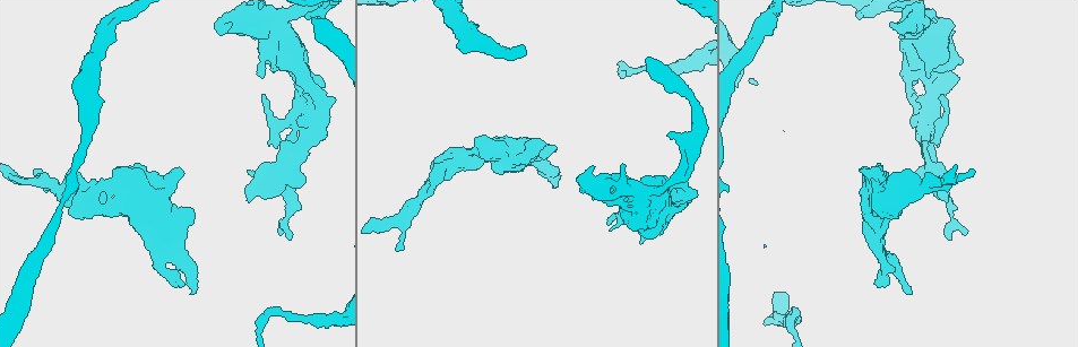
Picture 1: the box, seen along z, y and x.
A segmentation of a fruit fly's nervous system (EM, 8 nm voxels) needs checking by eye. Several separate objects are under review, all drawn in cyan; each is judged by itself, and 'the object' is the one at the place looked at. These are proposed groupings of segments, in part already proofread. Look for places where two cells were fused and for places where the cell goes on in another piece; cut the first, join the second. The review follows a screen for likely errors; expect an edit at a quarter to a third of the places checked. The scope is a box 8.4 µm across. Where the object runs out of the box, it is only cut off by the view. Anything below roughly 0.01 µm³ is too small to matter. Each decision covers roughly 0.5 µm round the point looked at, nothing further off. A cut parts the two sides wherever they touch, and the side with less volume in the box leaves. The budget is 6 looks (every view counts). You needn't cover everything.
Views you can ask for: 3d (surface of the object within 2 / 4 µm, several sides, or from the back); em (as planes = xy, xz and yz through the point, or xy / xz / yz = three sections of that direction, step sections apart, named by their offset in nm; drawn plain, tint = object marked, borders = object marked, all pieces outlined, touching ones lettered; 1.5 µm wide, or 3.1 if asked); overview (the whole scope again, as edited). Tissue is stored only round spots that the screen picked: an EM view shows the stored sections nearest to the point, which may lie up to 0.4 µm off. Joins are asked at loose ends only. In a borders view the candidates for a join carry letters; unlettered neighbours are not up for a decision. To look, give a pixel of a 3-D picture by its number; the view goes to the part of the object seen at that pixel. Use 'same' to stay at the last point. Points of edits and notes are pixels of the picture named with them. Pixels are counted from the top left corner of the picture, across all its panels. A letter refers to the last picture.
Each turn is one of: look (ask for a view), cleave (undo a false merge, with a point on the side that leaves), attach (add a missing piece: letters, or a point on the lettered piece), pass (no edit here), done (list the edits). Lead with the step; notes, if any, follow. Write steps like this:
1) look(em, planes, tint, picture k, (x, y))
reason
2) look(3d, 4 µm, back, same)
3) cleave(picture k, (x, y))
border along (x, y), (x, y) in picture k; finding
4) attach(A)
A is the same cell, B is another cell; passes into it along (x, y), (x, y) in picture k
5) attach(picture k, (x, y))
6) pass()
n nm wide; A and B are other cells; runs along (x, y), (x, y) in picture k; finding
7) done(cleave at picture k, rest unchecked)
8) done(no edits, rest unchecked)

look(em, xy, step 4, tint, picture 1, (250, 174))
an open end

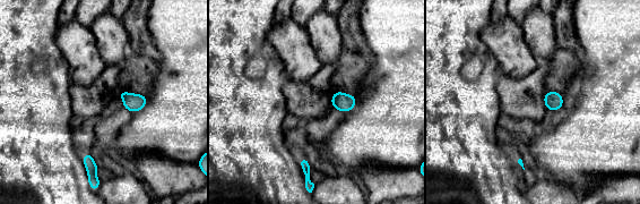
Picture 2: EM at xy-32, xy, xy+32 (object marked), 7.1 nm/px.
look(em, planes, borders, same)
another direction

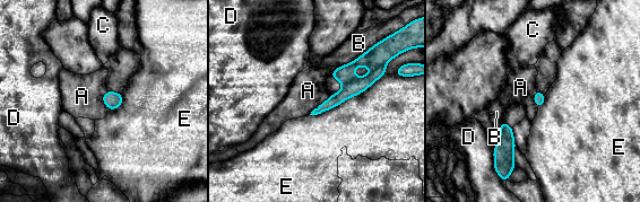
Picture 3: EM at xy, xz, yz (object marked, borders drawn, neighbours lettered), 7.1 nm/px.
pass()
A, B, C, D and E are other cells; border along (385, 73), (359, 94), (310, 115) in picture 3; none of them fits

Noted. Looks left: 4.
look(3d, 4 µm, picture 1, (545, 145))
an open end

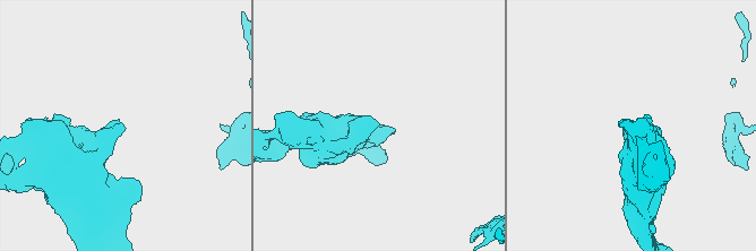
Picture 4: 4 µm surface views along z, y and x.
look(em, planes, borders, picture 4, (374, 129))
need the tissue

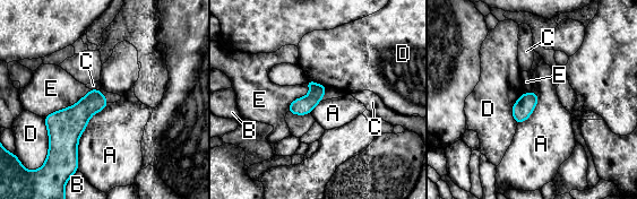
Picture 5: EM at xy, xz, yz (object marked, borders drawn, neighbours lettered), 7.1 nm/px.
pass()
130 nm wide; A touches over 550 nm; A, B, C, D and E are other cells; no lettered piece goes on from it

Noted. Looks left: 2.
look(em, planes, plain, picture 1, (933, 98))
thin arm on a thick one

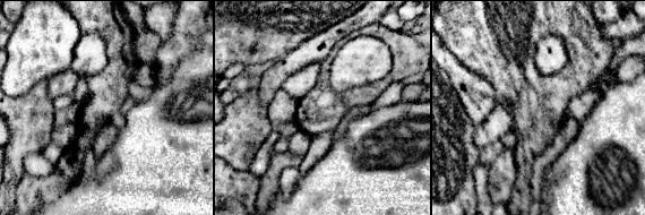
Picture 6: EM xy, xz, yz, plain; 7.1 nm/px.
look(em, planes, borders, same)
see the neighbours

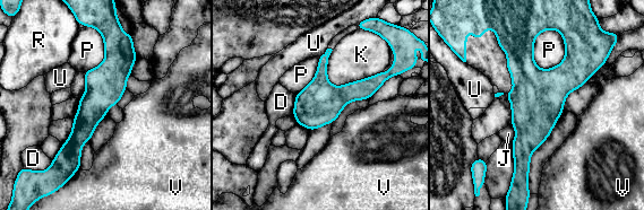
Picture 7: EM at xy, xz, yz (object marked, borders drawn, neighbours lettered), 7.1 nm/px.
pass()
K touches over 420 nm; D, J, K, P, R, U and V are other cells; border along (326, 62), (336, 86), (383, 70) in picture 7; one cell here

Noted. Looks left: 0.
done(no edits, rest unchecked)

